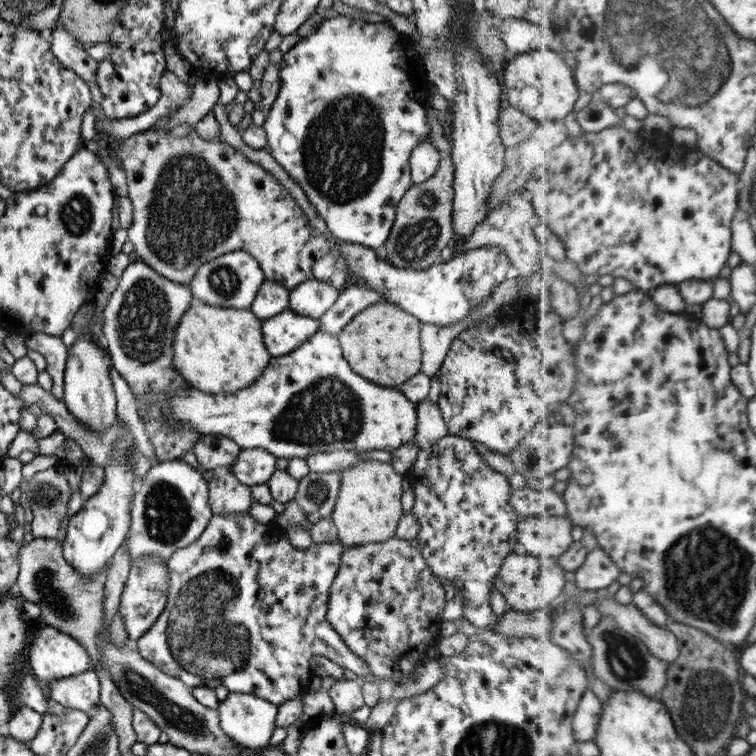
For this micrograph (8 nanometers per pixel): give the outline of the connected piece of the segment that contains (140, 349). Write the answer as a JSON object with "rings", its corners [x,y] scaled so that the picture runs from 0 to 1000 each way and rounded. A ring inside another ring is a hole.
{"rings":[[[187,344],[172,348],[157,365],[157,376],[149,385],[136,411],[135,437],[139,463],[144,466],[148,484],[164,503],[181,529],[196,582],[204,591],[210,611],[238,607],[255,595],[266,574],[259,570],[224,570],[214,542],[224,532],[226,516],[250,513],[250,507],[233,492],[229,480],[229,452],[234,429],[257,399],[250,377],[228,373],[201,357]]]}

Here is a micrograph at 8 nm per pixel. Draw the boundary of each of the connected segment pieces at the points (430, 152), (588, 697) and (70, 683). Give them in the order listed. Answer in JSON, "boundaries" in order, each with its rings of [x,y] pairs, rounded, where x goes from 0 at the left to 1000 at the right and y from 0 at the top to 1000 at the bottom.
{"boundaries":[[[[569,183],[558,185],[558,190],[546,196],[542,206],[544,239],[548,243],[569,238],[582,221],[583,204],[569,188]]],[[[783,911],[774,914],[761,951],[759,970],[766,980],[790,979],[791,962],[796,956],[800,934]]],[[[123,885],[104,893],[69,899],[62,911],[67,927],[78,929],[87,937],[116,942],[131,931],[134,905]]]]}

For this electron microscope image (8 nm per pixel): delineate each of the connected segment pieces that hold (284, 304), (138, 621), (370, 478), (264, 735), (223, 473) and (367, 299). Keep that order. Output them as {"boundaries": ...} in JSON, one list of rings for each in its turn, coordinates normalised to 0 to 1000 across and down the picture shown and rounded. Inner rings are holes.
{"boundaries":[[[[351,370],[341,382],[331,410],[343,422],[356,422],[382,409],[382,384],[365,372]]],[[[192,733],[175,742],[171,762],[164,772],[157,811],[167,829],[171,848],[180,851],[206,824],[222,799],[222,750],[210,735]]],[[[479,610],[448,623],[450,646],[438,685],[448,716],[459,722],[501,718],[522,709],[532,680],[532,635],[517,612]]],[[[306,915],[287,938],[291,962],[312,985],[343,991],[356,988],[365,963],[368,935],[333,917]]],[[[303,619],[288,622],[274,639],[276,665],[283,681],[306,683],[316,677],[329,677],[336,663],[332,646],[320,640]]],[[[480,374],[459,377],[448,386],[443,401],[422,421],[422,437],[447,443],[471,415],[503,398],[511,399],[504,389]]]]}

